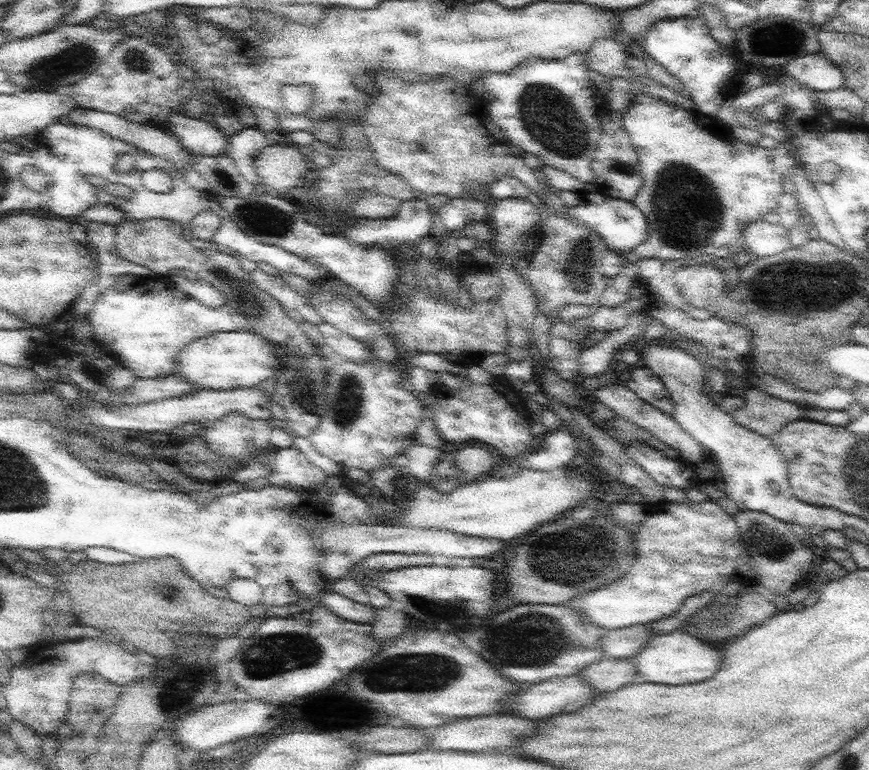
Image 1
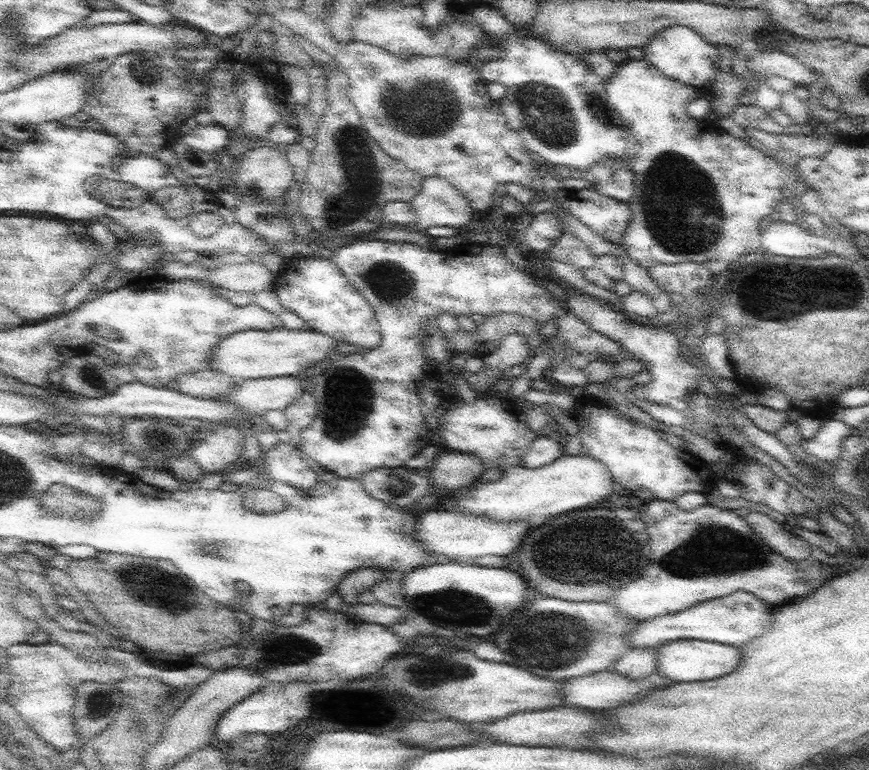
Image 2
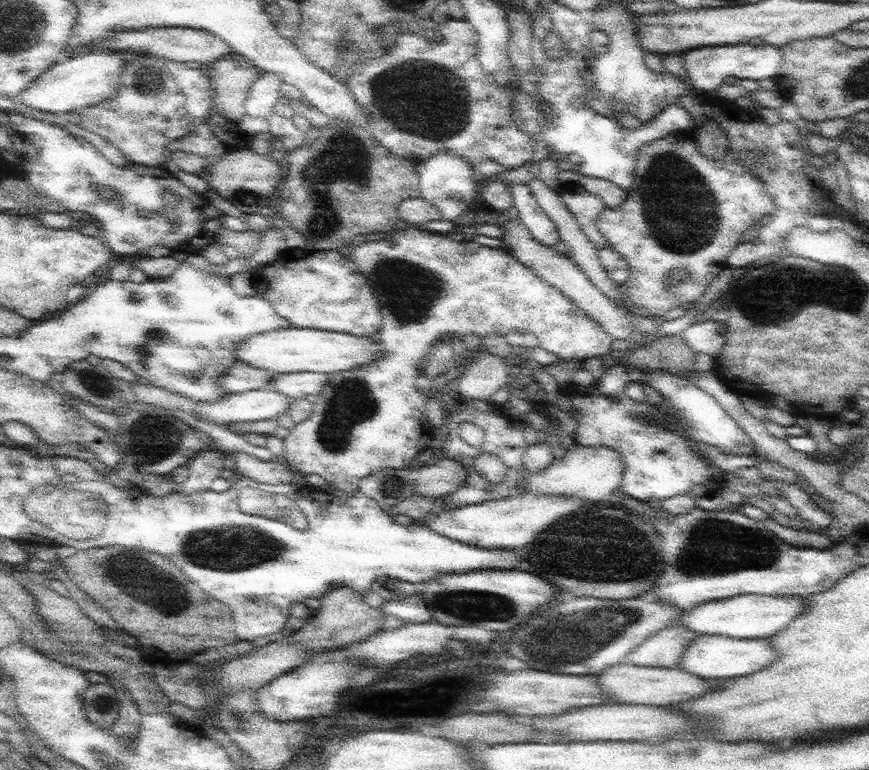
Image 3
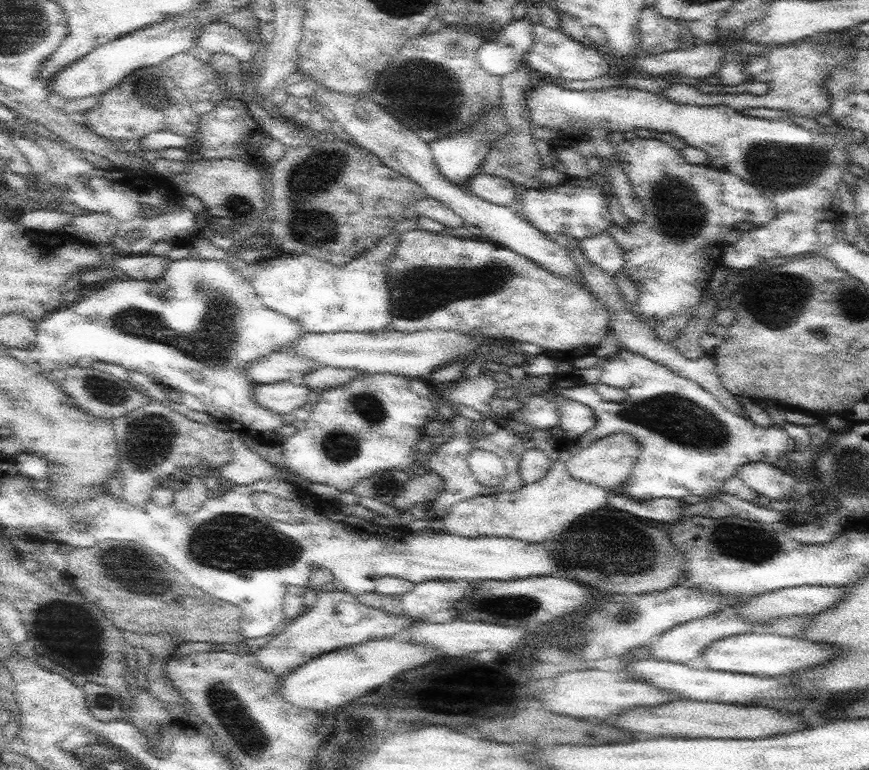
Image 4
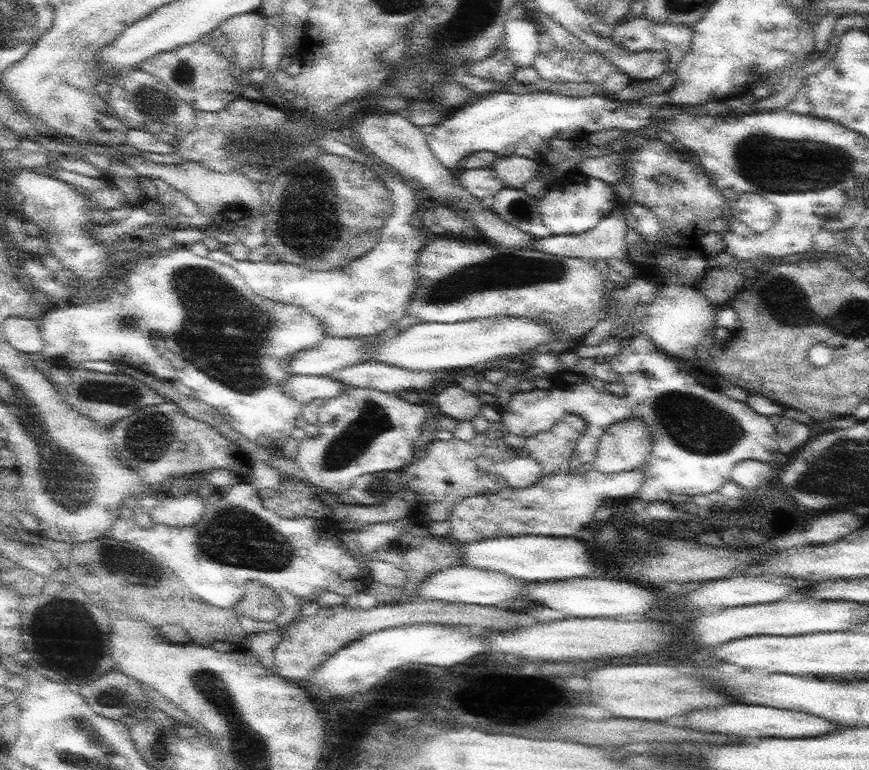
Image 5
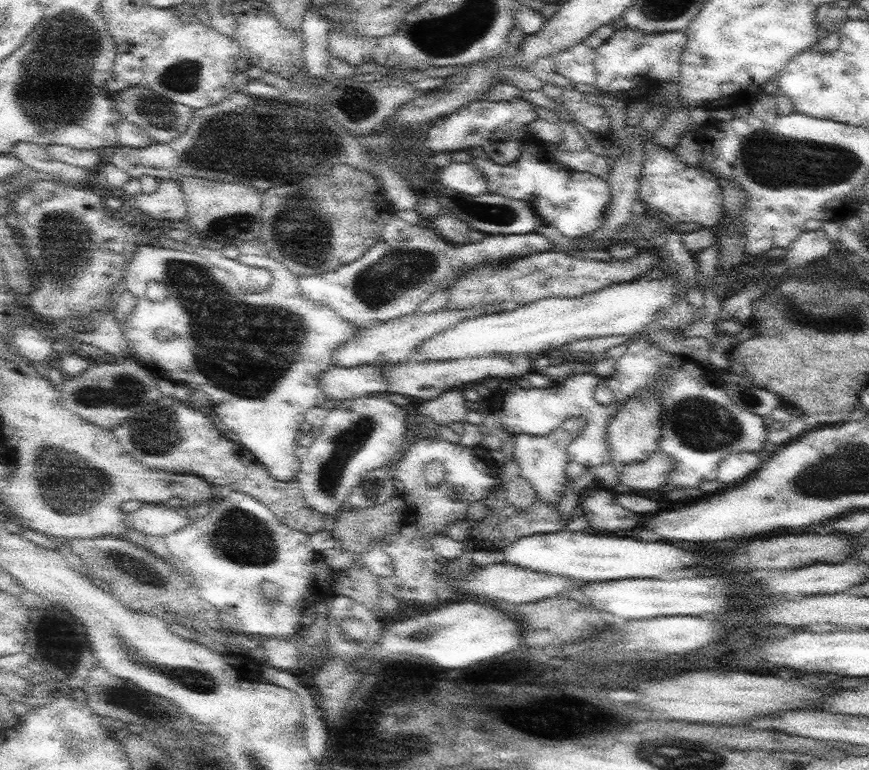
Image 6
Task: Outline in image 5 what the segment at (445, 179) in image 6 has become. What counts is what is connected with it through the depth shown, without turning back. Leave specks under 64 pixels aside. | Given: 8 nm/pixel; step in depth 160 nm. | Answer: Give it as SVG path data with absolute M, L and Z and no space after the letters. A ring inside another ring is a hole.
M463 167L457 172L457 180L468 193L485 201L493 199L506 188L492 167L473 169Z

